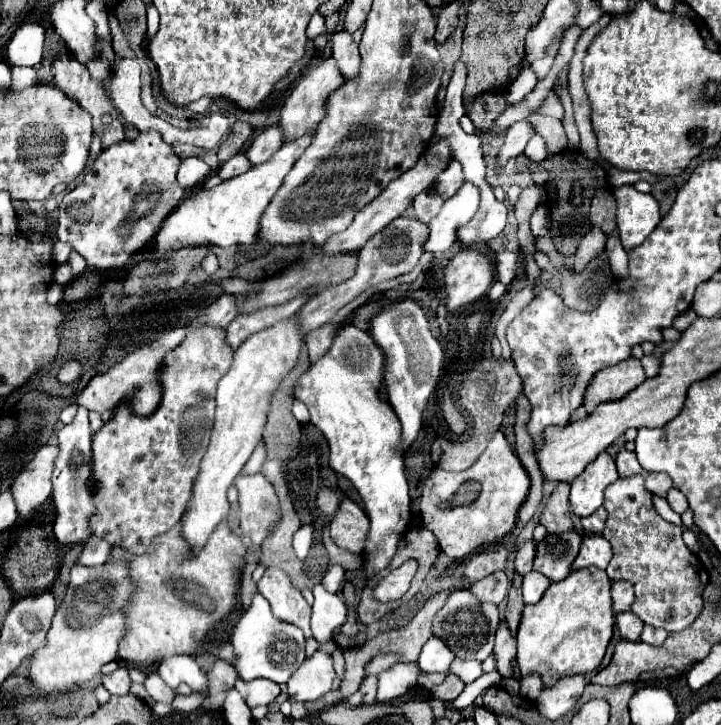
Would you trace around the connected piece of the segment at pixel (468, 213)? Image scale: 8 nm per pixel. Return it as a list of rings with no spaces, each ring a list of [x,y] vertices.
[[[464,183],[462,189],[442,205],[442,211],[428,225],[430,237],[424,245],[424,251],[446,253],[458,241],[458,229],[466,225],[478,211],[478,201],[478,187]]]

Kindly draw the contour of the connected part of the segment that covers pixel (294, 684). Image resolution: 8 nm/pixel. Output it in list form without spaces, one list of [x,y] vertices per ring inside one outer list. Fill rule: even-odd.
[[[316,651],[310,659],[306,659],[298,671],[288,679],[288,693],[296,701],[314,701],[332,689],[334,667],[332,657]]]

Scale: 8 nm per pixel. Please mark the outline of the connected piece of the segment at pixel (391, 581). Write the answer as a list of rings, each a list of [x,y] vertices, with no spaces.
[[[411,559],[398,569],[391,571],[388,576],[376,585],[376,589],[374,589],[376,599],[380,599],[380,601],[398,601],[408,591],[410,581],[412,581],[417,569],[417,561]]]

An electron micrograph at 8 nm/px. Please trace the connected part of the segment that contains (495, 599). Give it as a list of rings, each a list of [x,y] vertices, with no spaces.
[[[494,571],[488,577],[474,581],[470,585],[470,591],[480,599],[480,601],[490,601],[490,603],[500,603],[508,595],[510,581],[504,571]]]

